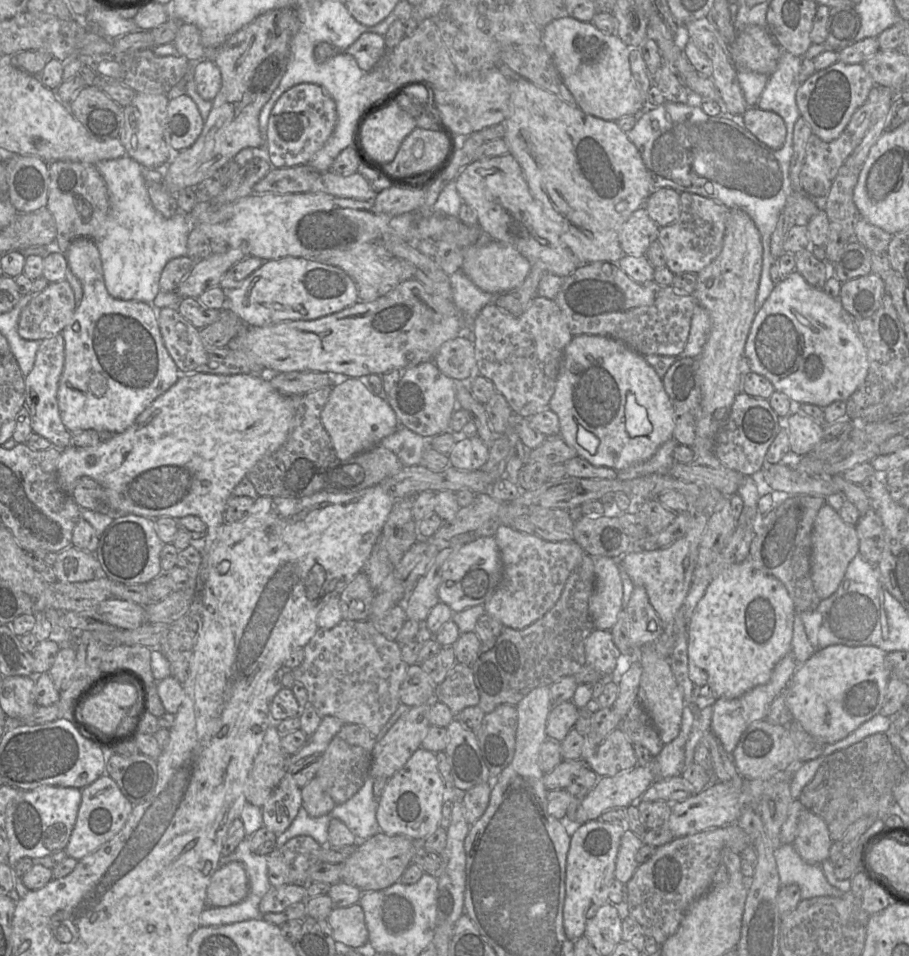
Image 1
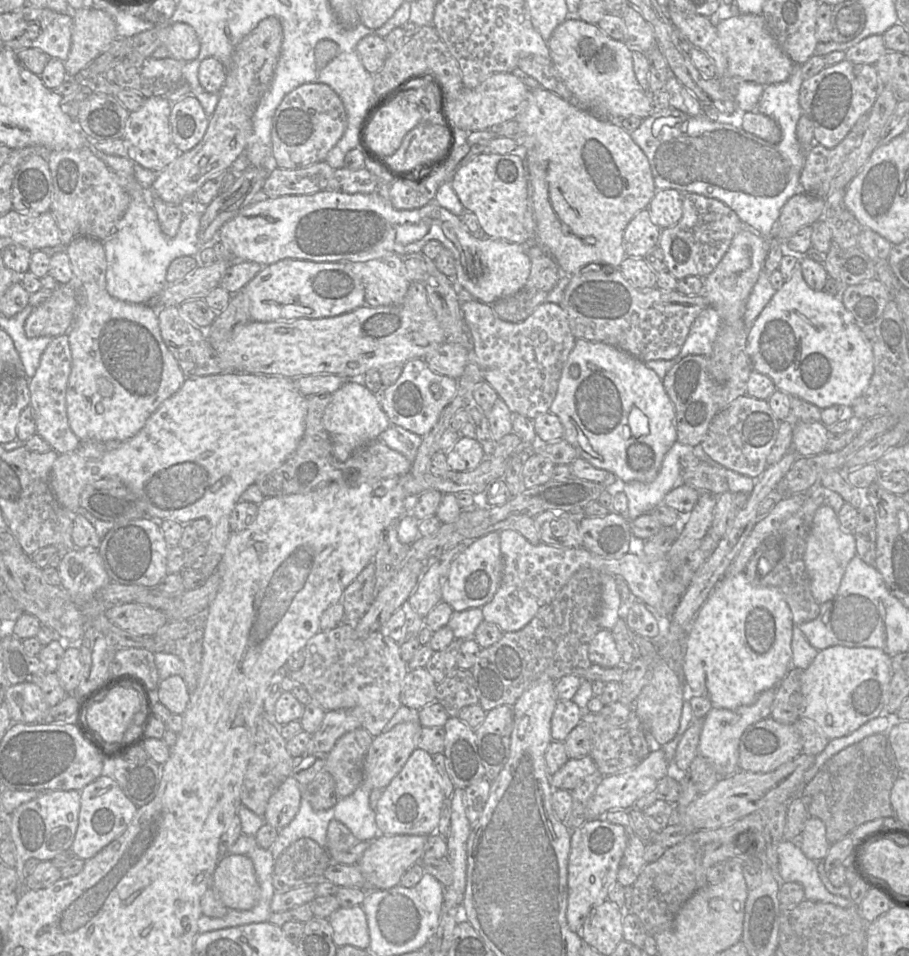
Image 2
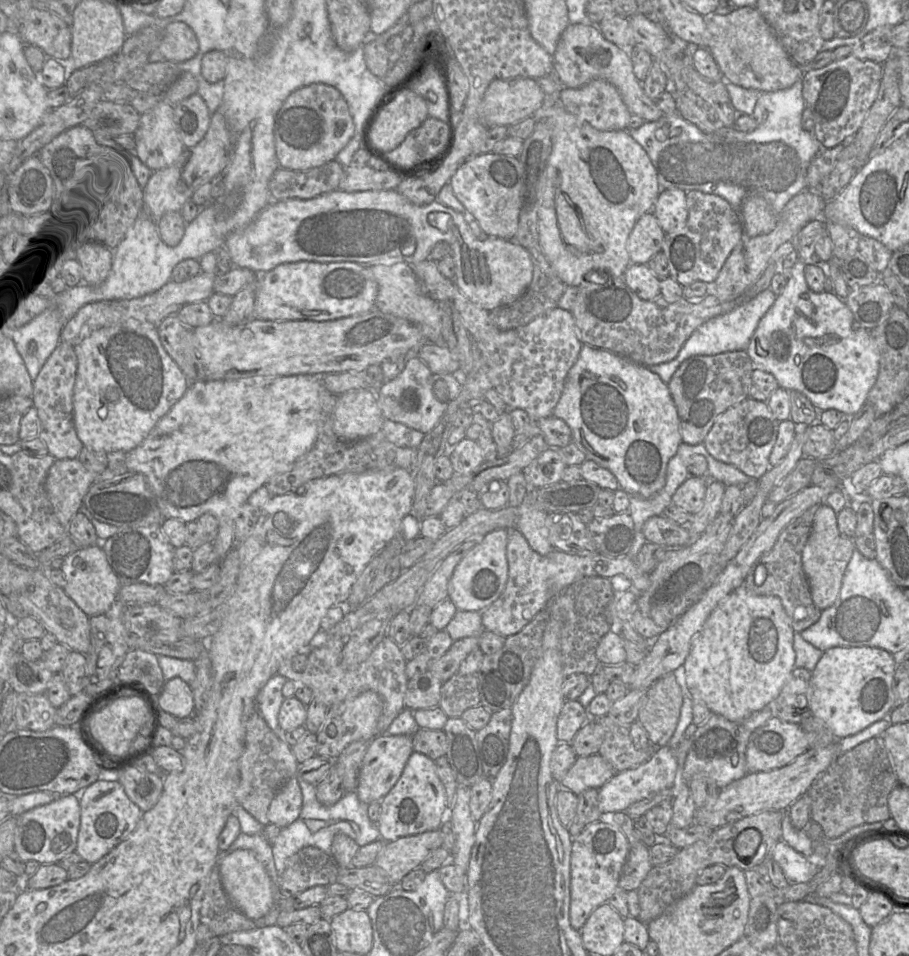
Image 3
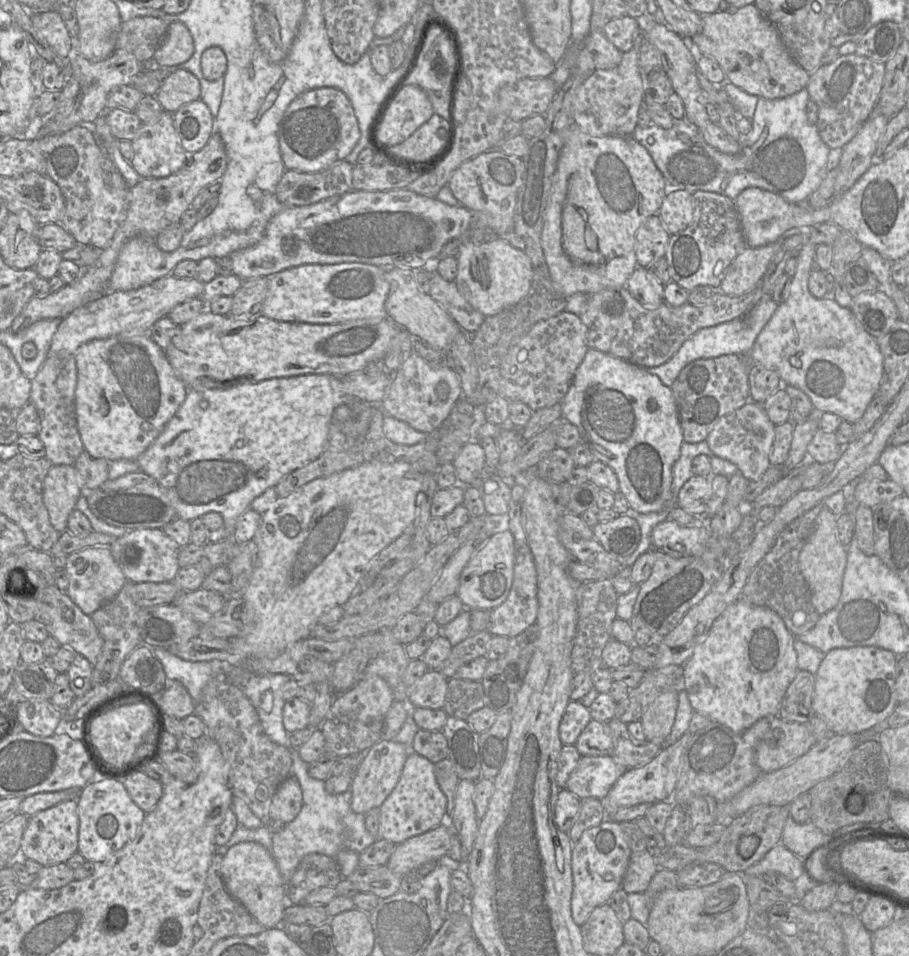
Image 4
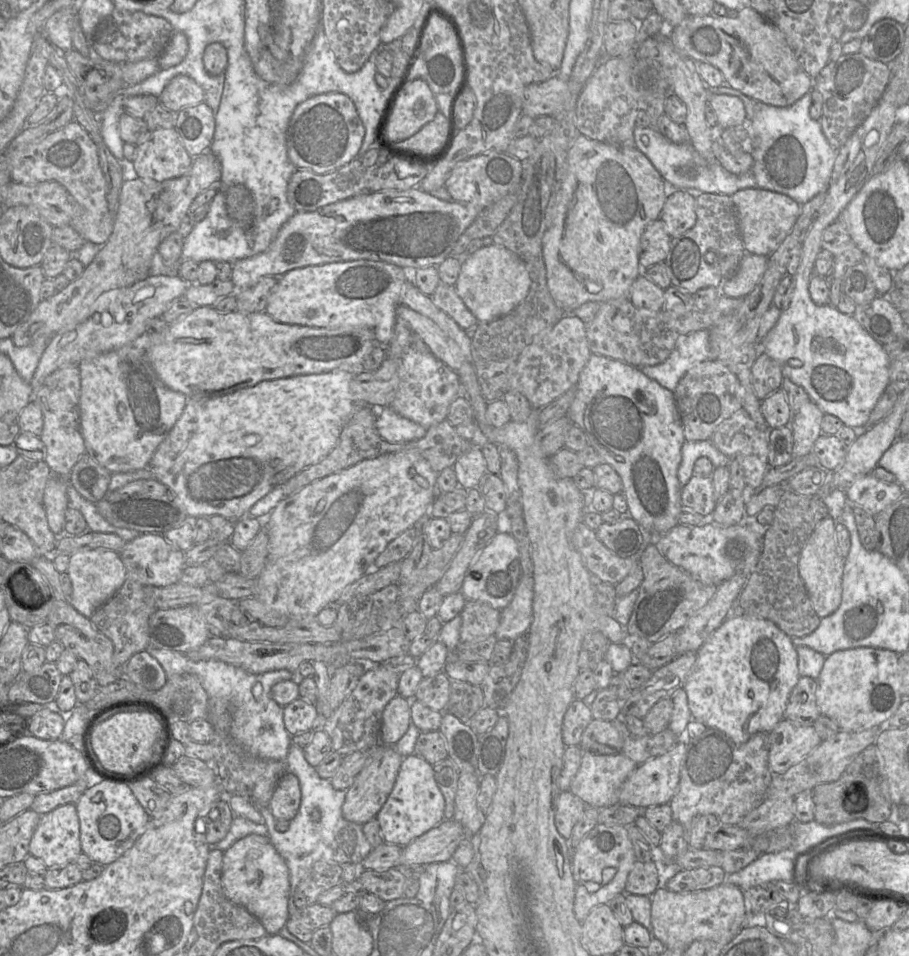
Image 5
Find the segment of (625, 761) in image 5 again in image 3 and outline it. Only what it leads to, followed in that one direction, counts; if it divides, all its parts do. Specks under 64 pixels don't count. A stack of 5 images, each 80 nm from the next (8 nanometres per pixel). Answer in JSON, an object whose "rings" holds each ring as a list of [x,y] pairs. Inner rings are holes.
{"rings":[[[599,754],[577,757],[559,785],[578,796],[589,788],[599,789],[615,774],[612,766]]]}

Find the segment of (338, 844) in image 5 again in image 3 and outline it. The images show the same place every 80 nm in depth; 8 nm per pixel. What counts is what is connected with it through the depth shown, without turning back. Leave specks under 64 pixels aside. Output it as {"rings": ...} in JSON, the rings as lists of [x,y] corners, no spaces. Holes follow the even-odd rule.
{"rings":[[[299,774],[296,775],[296,778],[303,796],[300,815],[293,823],[282,828],[280,834],[272,843],[272,854],[279,877],[287,866],[287,860],[303,847],[314,846],[330,854],[336,834],[343,833],[349,836],[359,847],[380,838],[377,823],[373,823],[369,819],[368,805],[359,800],[355,791],[346,792],[336,804],[325,806],[316,797],[316,785],[306,782]]]}

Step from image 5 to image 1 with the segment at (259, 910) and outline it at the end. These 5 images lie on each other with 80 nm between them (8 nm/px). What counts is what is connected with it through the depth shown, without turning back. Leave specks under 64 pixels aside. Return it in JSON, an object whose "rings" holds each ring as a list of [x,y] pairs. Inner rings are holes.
{"rings":[[[232,861],[220,866],[207,887],[207,906],[225,907],[243,901],[249,893],[249,879],[244,865]]]}

